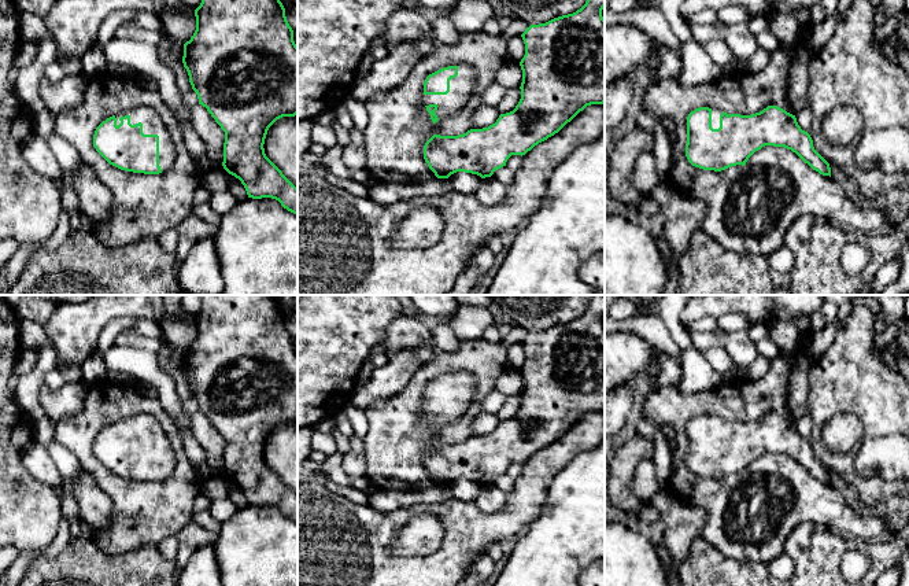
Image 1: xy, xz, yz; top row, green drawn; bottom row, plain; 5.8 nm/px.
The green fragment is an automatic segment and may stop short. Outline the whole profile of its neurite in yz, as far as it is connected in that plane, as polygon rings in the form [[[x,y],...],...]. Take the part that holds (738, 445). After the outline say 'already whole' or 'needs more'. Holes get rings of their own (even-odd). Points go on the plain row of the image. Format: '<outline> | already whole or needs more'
[[[768,413],[751,423],[699,414],[687,424],[686,464],[695,475],[721,479],[736,472],[744,473],[749,465],[765,453],[791,457],[813,478],[831,484],[829,471],[814,457],[810,442],[801,436],[795,423],[777,413]]] | needs more

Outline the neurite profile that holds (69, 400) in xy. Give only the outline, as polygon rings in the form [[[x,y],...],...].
[[[84,382],[66,383],[59,390],[49,390],[44,386],[40,391],[40,403],[45,416],[53,421],[63,416],[80,413],[84,409],[86,384]]]

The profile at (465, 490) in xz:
[[[457,479],[448,484],[452,491],[454,498],[466,502],[474,502],[483,489],[477,482]]]

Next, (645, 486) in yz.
[[[653,458],[639,462],[632,478],[631,490],[636,498],[647,504],[651,504],[653,498],[661,490]]]

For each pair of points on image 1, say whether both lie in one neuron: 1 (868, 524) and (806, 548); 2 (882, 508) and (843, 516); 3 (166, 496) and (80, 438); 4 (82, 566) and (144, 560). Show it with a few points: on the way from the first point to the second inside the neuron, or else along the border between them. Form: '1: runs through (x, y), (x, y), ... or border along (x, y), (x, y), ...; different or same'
1: border along (812, 522), (820, 523), (846, 537); different
2: border along (837, 490), (856, 512), (880, 516), (886, 531); different
3: runs through (141, 496), (125, 494), (89, 463); same
4: runs through (98, 566), (129, 566); same

